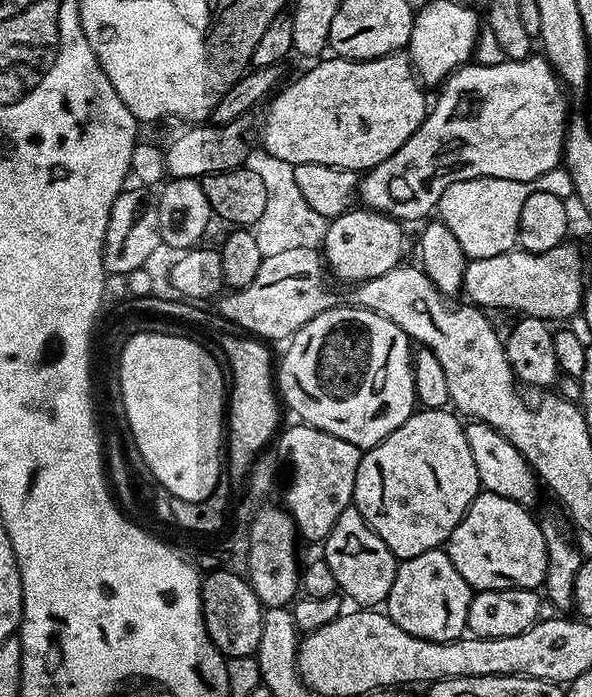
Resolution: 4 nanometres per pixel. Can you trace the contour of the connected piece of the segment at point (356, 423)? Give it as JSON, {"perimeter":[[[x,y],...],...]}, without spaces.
{"perimeter":[[[351,307],[327,308],[292,333],[284,357],[278,360],[278,392],[283,403],[287,407],[289,404],[303,423],[367,450],[394,434],[394,430],[398,430],[398,426],[402,426],[402,422],[406,422],[417,407],[412,377],[414,352],[408,335],[390,322],[390,318],[382,318],[382,314],[374,310]]]}

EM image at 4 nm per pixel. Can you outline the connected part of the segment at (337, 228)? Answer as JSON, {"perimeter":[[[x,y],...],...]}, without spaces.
{"perimeter":[[[363,206],[353,207],[335,217],[329,223],[322,245],[327,271],[333,277],[336,275],[338,279],[345,280],[349,286],[355,286],[394,270],[403,261],[400,259],[404,256],[404,228],[405,225],[394,217]]]}

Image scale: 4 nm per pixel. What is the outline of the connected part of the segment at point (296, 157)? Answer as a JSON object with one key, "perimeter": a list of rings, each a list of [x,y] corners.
{"perimeter":[[[404,54],[373,60],[328,59],[313,63],[309,72],[285,83],[267,101],[262,148],[292,165],[318,162],[363,173],[386,162],[418,130],[426,115],[425,89]]]}

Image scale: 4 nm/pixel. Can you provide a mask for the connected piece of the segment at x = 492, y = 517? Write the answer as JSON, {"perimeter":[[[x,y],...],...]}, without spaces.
{"perimeter":[[[481,491],[470,502],[466,514],[454,526],[446,551],[450,562],[462,574],[469,588],[485,592],[495,588],[534,588],[539,589],[546,578],[546,542],[537,517],[532,517],[525,505],[510,498],[502,498],[493,492]]]}

